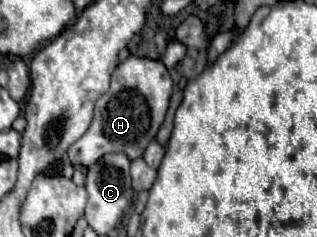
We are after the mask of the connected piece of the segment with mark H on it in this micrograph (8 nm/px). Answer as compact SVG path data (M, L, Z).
M129 55L113 71L109 91L103 93L95 103L95 117L91 121L91 127L69 147L71 163L79 167L91 167L101 159L101 155L113 151L121 151L129 159L141 157L165 119L171 91L173 81L161 61Z

